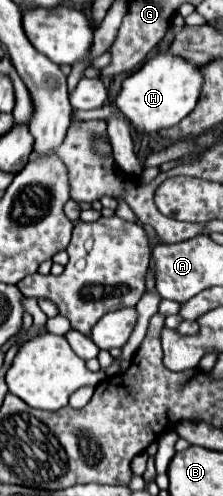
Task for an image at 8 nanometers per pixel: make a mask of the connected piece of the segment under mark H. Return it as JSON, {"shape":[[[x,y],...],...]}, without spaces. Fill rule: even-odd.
{"shape":[[[165,52],[149,58],[139,70],[135,70],[131,76],[123,80],[115,104],[137,132],[153,134],[163,128],[171,128],[179,124],[195,108],[201,94],[201,86],[203,82],[201,82],[199,66]]]}

